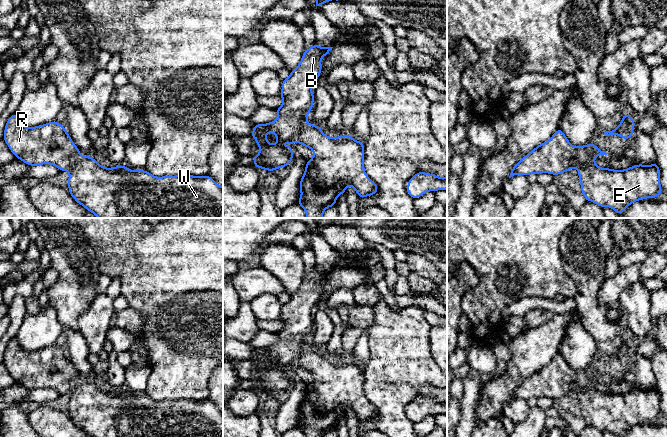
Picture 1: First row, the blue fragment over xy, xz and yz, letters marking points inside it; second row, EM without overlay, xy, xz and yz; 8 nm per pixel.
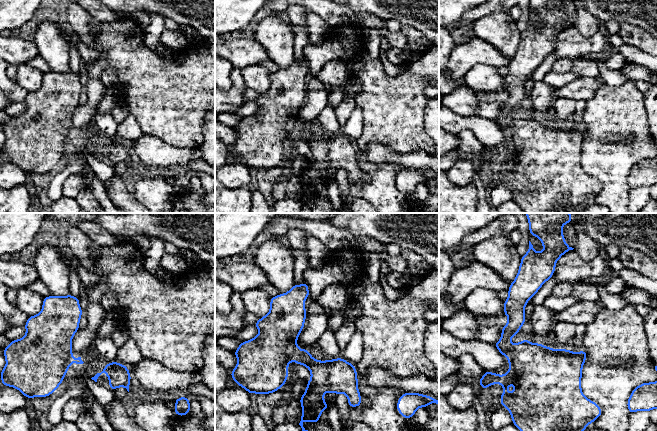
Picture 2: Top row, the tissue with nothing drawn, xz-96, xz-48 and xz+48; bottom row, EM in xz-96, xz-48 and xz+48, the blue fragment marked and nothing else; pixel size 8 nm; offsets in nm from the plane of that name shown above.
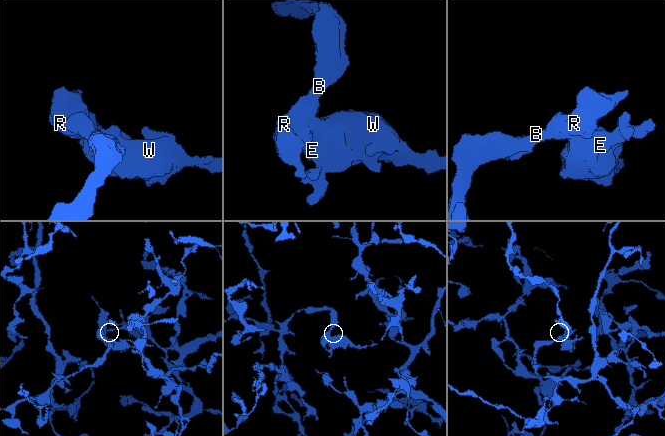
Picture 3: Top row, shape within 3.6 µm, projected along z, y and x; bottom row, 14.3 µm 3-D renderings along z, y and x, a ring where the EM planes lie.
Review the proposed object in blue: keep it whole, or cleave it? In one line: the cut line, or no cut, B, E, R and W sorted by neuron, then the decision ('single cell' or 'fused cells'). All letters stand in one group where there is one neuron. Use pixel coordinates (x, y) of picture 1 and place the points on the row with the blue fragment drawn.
cut in xz along (305, 121), (294, 140); B R / E W; fused cells

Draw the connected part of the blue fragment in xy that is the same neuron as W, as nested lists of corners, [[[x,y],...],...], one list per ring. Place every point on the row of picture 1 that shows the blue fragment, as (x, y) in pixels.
[[[81,156],[77,163],[69,170],[67,185],[69,193],[74,200],[98,218],[223,218],[223,187],[217,184],[208,174],[201,177],[194,175],[156,177],[146,170],[130,170],[125,165],[106,168],[101,166],[91,156]]]

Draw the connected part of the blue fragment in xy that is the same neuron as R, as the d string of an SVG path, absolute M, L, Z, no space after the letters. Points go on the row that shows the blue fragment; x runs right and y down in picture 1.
M14 113L7 120L3 139L13 155L29 166L50 164L69 171L81 157L66 129L55 120L29 128Z

